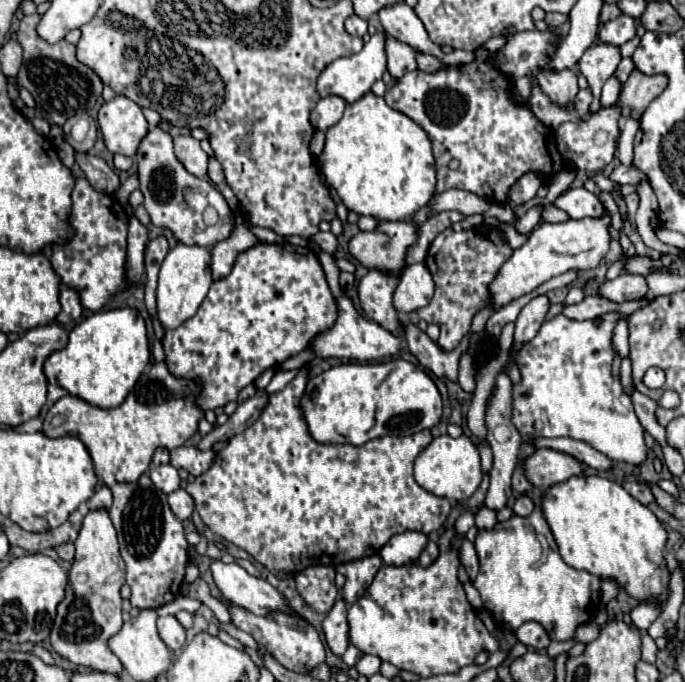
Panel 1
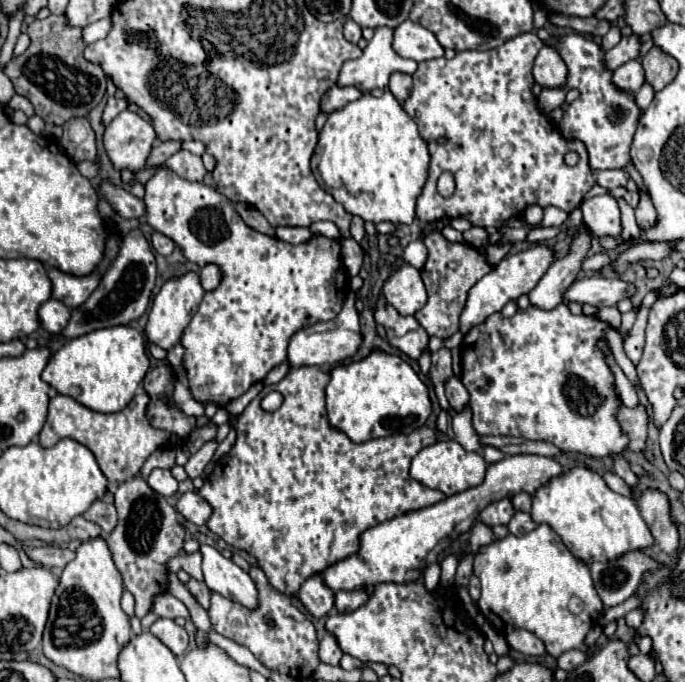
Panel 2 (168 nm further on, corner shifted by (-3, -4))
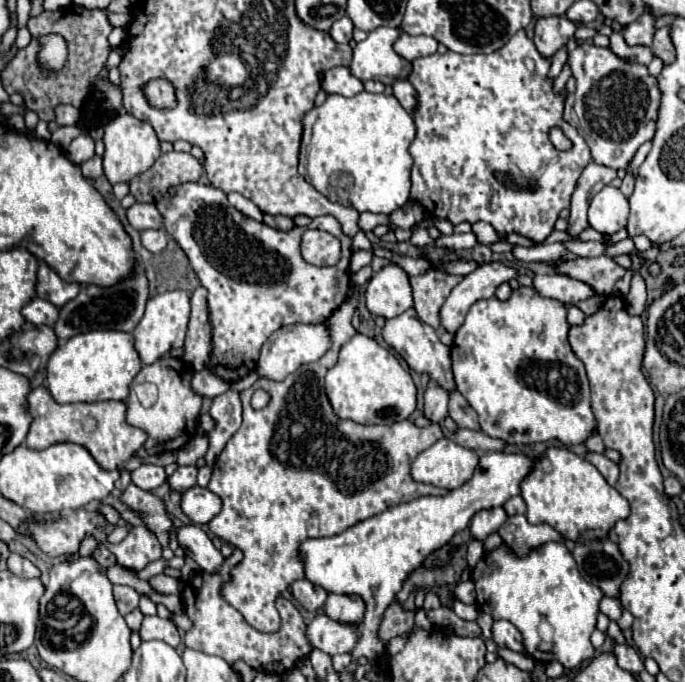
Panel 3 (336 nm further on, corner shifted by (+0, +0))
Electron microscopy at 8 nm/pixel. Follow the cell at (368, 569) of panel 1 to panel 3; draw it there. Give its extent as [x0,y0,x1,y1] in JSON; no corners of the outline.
[324,593,364,625]

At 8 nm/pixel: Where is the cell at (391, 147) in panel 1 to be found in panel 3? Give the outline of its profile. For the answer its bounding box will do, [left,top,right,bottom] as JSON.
[300,91,414,213]

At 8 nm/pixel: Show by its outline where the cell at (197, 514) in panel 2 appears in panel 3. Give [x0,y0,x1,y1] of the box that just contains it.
[182,485,222,525]

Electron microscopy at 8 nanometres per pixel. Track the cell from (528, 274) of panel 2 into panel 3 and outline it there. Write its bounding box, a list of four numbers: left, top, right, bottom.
[440,263,516,333]

